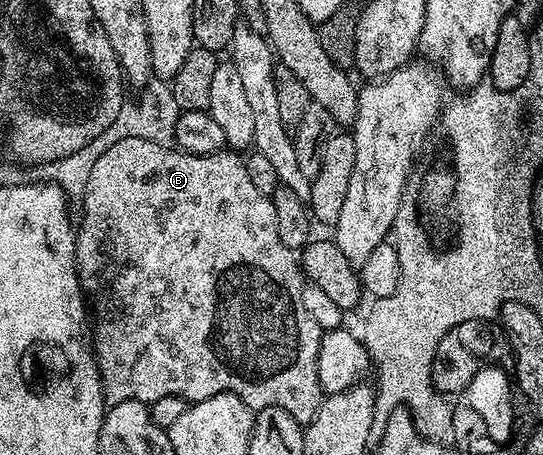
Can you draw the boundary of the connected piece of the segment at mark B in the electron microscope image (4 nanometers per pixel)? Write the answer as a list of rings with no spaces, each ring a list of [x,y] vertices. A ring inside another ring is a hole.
[[[115,138],[112,143],[113,145],[109,149],[104,149],[101,153],[97,152],[94,160],[87,166],[87,177],[82,190],[84,218],[78,221],[78,228],[76,229],[76,270],[78,271],[80,288],[83,289],[87,304],[90,306],[90,317],[92,320],[90,325],[90,344],[93,353],[96,354],[96,366],[100,372],[105,406],[126,403],[127,401],[151,403],[154,399],[164,398],[165,395],[178,395],[191,403],[201,401],[202,399],[210,399],[219,393],[233,393],[242,399],[242,403],[246,403],[246,407],[250,407],[254,411],[259,411],[266,407],[282,407],[282,411],[290,411],[290,415],[294,415],[294,419],[298,424],[305,427],[309,425],[318,411],[320,402],[326,396],[318,383],[318,347],[320,346],[320,334],[322,331],[318,327],[318,323],[314,323],[314,318],[307,313],[306,307],[302,307],[302,291],[306,281],[302,276],[297,254],[293,250],[288,249],[286,243],[282,243],[282,239],[278,239],[278,223],[274,215],[272,199],[262,195],[262,191],[258,191],[258,187],[254,187],[250,174],[246,171],[245,158],[236,151],[221,151],[219,153],[211,153],[210,155],[183,153],[181,149],[177,149],[171,144],[160,144],[157,141],[142,138]]]

